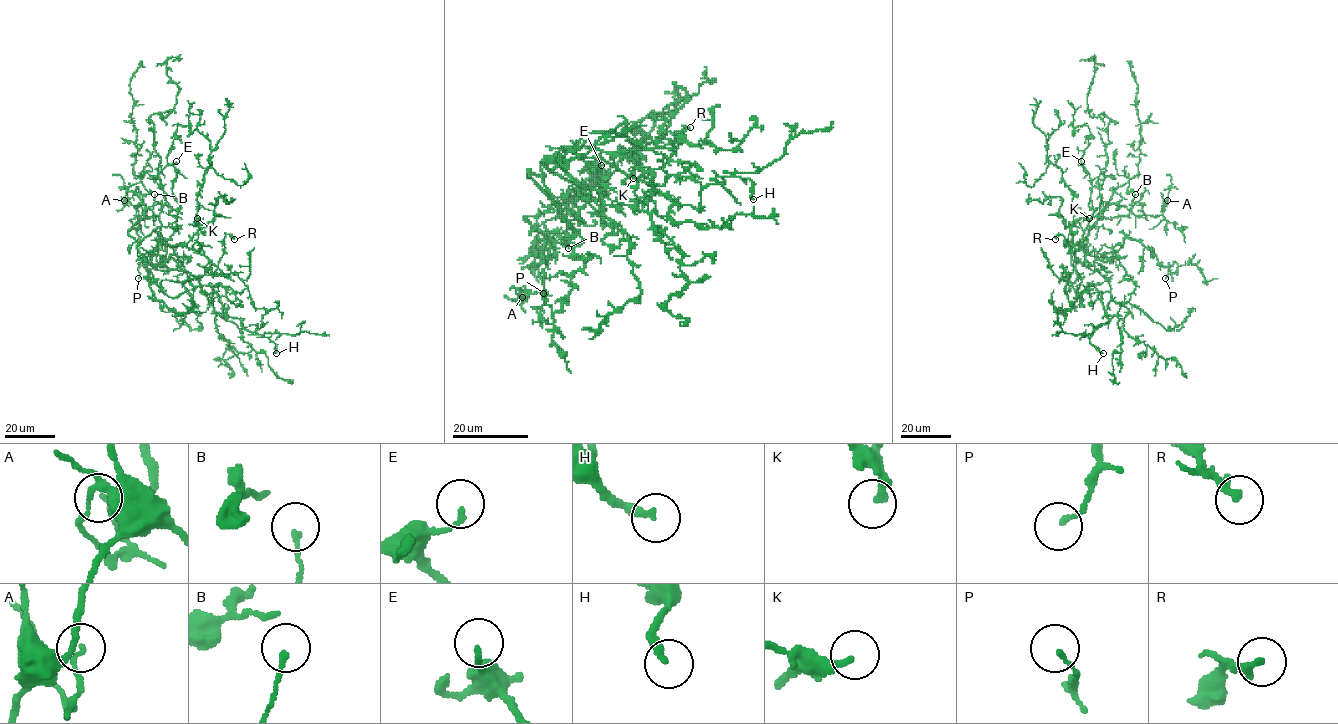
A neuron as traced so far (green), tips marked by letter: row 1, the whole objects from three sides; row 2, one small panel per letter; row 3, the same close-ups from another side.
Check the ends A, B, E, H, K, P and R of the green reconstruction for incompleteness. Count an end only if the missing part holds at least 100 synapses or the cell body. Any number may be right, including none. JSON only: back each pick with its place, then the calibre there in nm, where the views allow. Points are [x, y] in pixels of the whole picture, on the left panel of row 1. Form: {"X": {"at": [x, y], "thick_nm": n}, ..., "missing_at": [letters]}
{"missing_at": []}

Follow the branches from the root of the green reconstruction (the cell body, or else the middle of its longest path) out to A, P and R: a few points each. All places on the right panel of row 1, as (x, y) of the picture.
A: (1076, 252), (1099, 219), (1126, 216), (1136, 202), (1146, 215), (1157, 217), (1167, 200)
P: (1076, 252), (1085, 246), (1100, 257), (1134, 239), (1172, 273), (1178, 265), (1165, 278)
R: (1076, 252), (1077, 279), (1070, 285), (1061, 279), (1059, 282), (1073, 272), (1077, 258), (1062, 235), (1055, 239)

